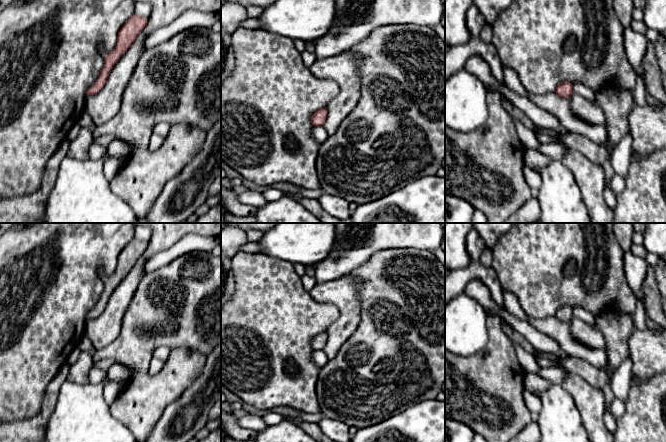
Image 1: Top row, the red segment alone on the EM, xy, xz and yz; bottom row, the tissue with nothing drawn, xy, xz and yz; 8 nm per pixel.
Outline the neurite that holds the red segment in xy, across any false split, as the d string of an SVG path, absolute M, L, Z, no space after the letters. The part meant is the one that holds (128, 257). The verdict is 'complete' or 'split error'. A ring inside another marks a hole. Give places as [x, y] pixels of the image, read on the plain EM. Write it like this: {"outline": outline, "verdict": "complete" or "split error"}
{"outline": "M133 238L121 251L117 260L117 268L113 275L104 280L104 291L96 306L87 314L86 320L97 318L106 308L111 294L124 277L131 271L137 260L147 250L148 243Z", "verdict": "complete"}

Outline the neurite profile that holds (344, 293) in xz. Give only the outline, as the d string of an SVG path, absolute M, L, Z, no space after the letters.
M346 275L340 279L316 284L309 292L319 303L331 303L339 312L339 318L326 330L328 339L323 349L328 359L337 355L342 345L352 336L361 320L359 287L363 281Z

